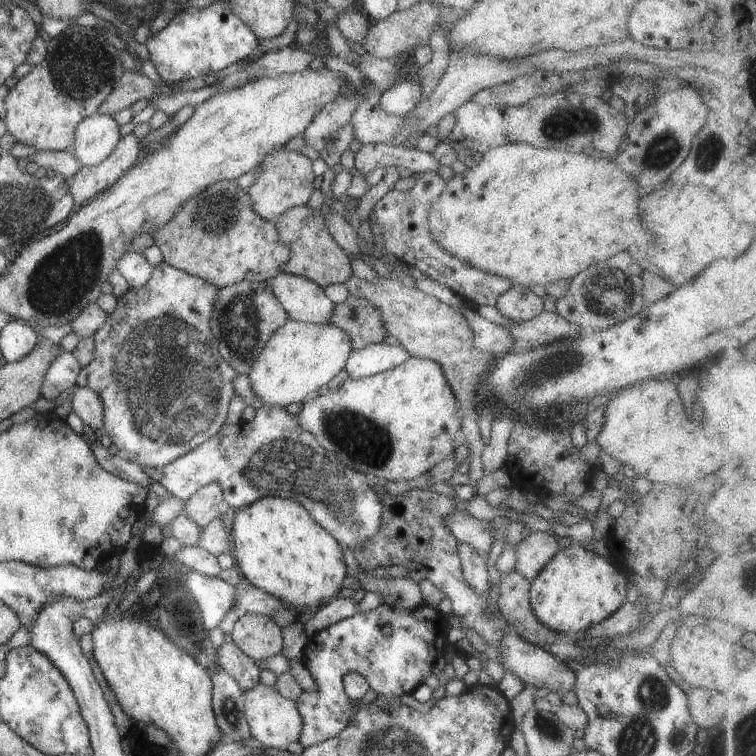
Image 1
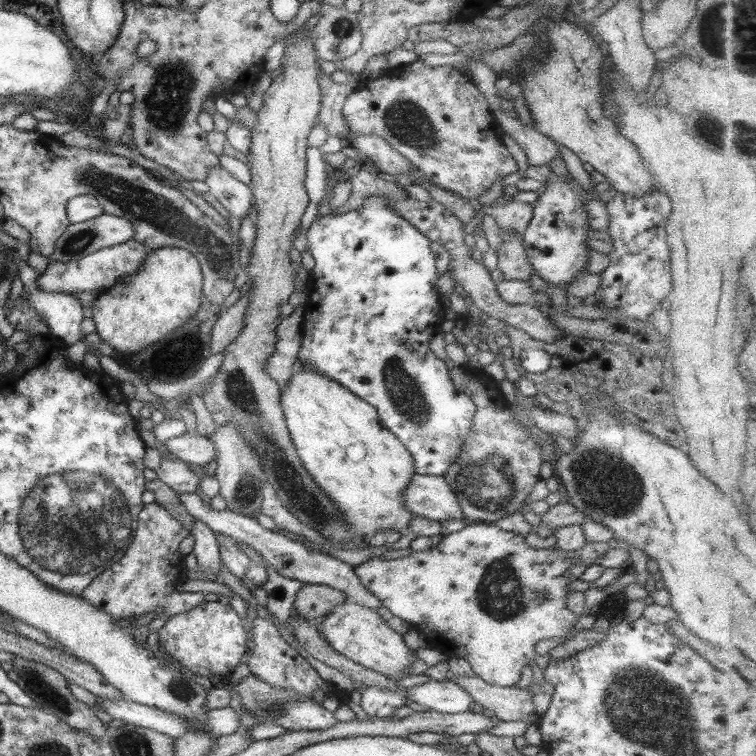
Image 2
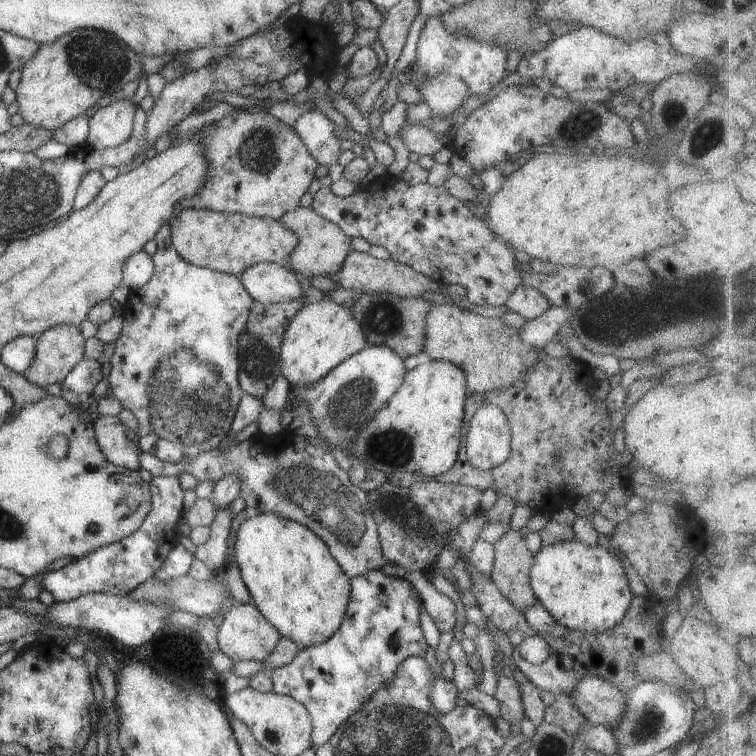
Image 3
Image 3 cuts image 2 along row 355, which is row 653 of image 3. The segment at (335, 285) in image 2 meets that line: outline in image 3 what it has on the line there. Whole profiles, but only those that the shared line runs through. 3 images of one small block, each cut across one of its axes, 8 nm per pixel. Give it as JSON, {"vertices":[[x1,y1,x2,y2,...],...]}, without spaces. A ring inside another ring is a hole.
{"vertices":[[382,570,355,576,351,579,350,602,346,607,346,616,338,626,338,630,318,646,301,648,290,664,270,670,272,691,291,696,304,704,310,712,312,728,314,728,312,744,315,748,324,744,340,728,340,724,344,724,344,720,348,720,352,714,358,712,374,692,378,692,390,678,394,678,398,664,404,662,406,658,420,657,430,664,434,678,428,702,432,702,440,714,450,712,456,706,459,692,456,683,453,680,444,679,442,664,436,660,436,650,428,646,422,633,421,603,418,590,408,579,394,578]]}

